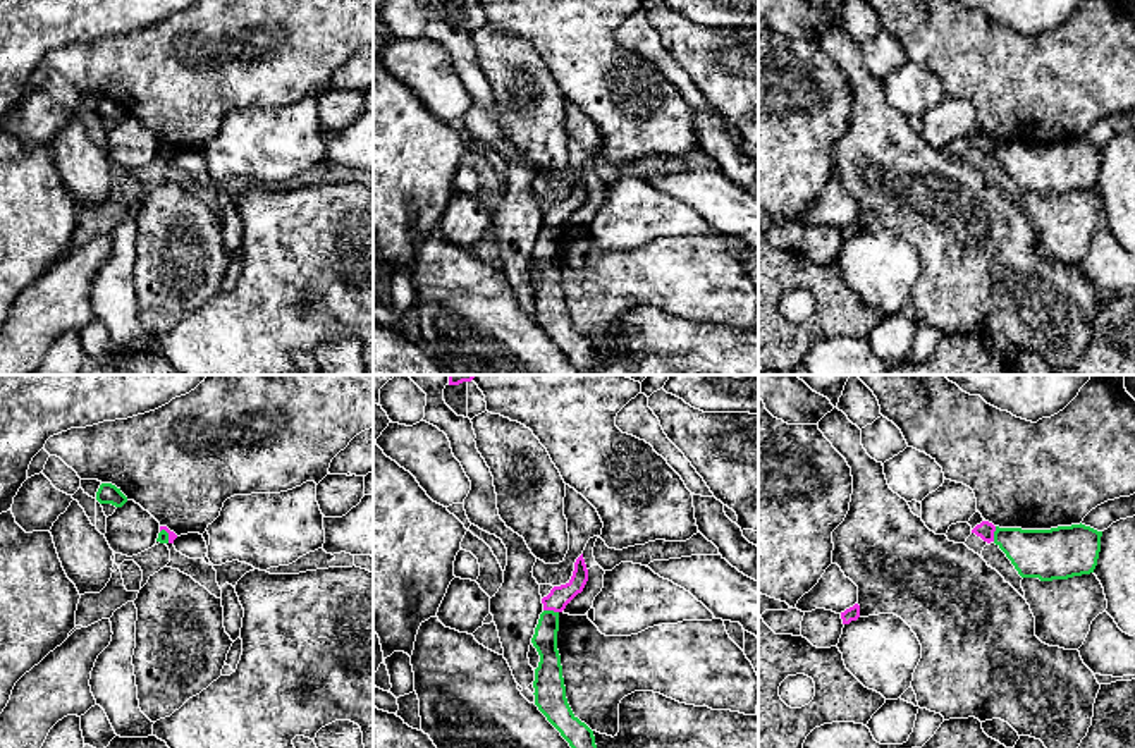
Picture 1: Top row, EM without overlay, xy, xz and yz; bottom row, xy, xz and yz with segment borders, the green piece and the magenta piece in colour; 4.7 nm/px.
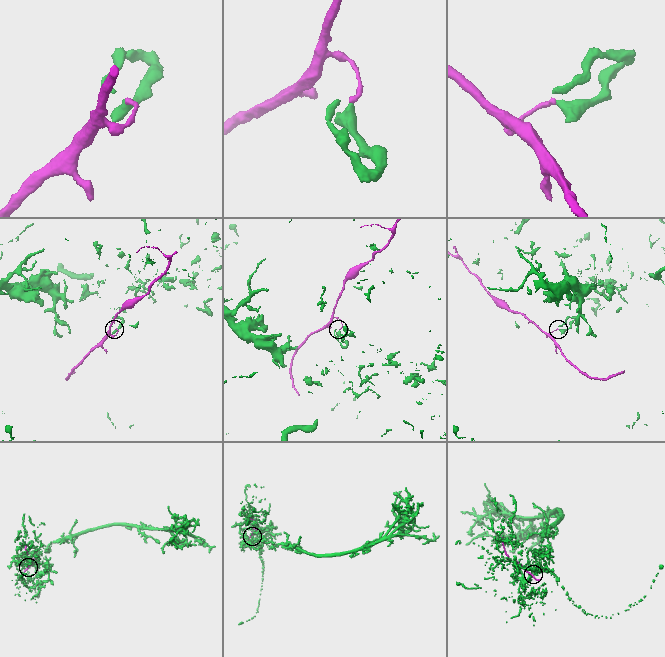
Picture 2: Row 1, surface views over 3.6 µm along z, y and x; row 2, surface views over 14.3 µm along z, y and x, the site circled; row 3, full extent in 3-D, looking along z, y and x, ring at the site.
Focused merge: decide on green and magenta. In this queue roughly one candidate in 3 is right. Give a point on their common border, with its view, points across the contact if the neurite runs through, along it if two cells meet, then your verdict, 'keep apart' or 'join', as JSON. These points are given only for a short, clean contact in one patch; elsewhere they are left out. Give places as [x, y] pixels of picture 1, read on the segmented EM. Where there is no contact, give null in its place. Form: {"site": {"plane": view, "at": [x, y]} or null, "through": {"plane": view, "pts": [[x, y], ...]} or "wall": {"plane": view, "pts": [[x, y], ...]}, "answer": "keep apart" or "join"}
{"site": {"plane": "xz", "at": [551, 611]}, "answer": "keep apart"}

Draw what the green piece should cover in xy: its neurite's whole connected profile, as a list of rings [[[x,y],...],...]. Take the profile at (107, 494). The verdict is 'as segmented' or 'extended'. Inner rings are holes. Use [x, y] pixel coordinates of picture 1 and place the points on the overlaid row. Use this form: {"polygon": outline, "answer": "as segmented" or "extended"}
{"polygon": [[[101,483],[96,492],[96,500],[100,504],[112,504],[122,507],[127,502],[127,497],[112,483]]], "answer": "as segmented"}

